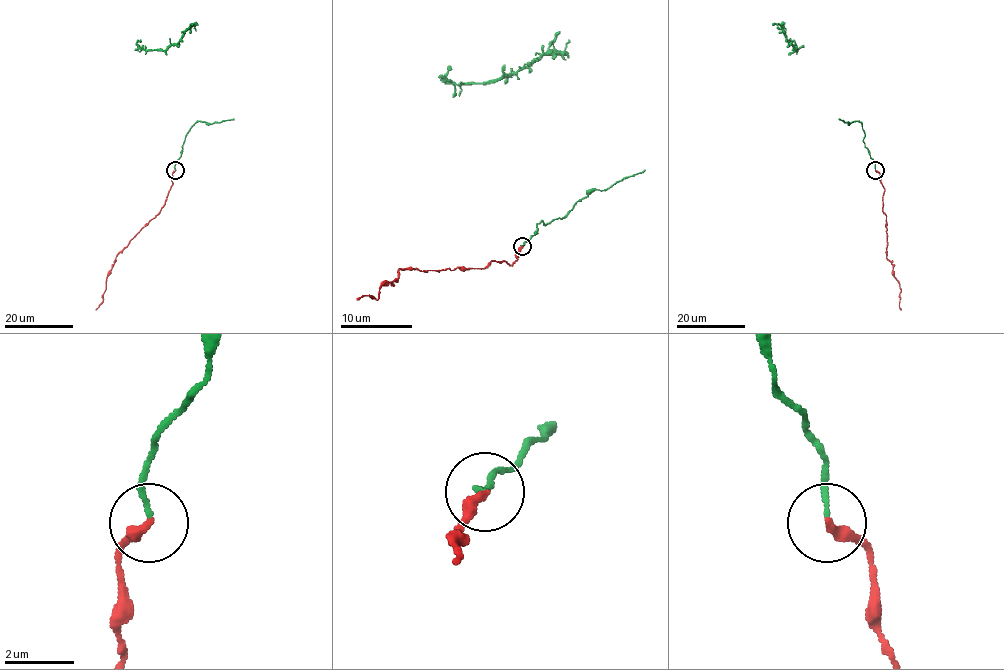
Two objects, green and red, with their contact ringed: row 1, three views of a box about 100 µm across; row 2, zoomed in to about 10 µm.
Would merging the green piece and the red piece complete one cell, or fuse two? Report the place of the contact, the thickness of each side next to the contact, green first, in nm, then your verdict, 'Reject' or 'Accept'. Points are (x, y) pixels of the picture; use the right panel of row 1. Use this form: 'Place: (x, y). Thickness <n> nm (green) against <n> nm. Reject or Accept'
Place: (875, 170). Thickness 120 nm (green) against 320 nm. Accept

